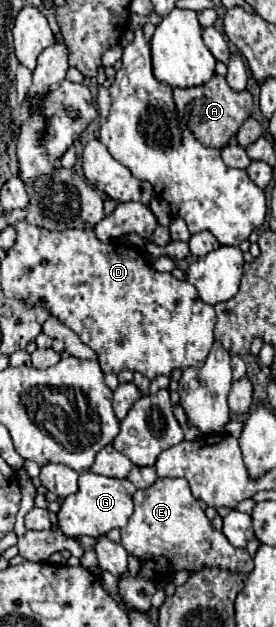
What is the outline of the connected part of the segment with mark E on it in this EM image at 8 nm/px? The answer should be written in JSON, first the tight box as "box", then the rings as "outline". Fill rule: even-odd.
{"box":[121,478,251,582],"outline":[[[157,478],[153,486],[137,490],[133,502],[135,512],[129,518],[129,524],[121,528],[121,546],[129,556],[135,556],[141,562],[139,578],[157,582],[169,574],[183,570],[195,574],[203,568],[221,568],[245,576],[251,574],[251,554],[245,548],[231,546],[225,534],[213,528],[185,478]]]}

